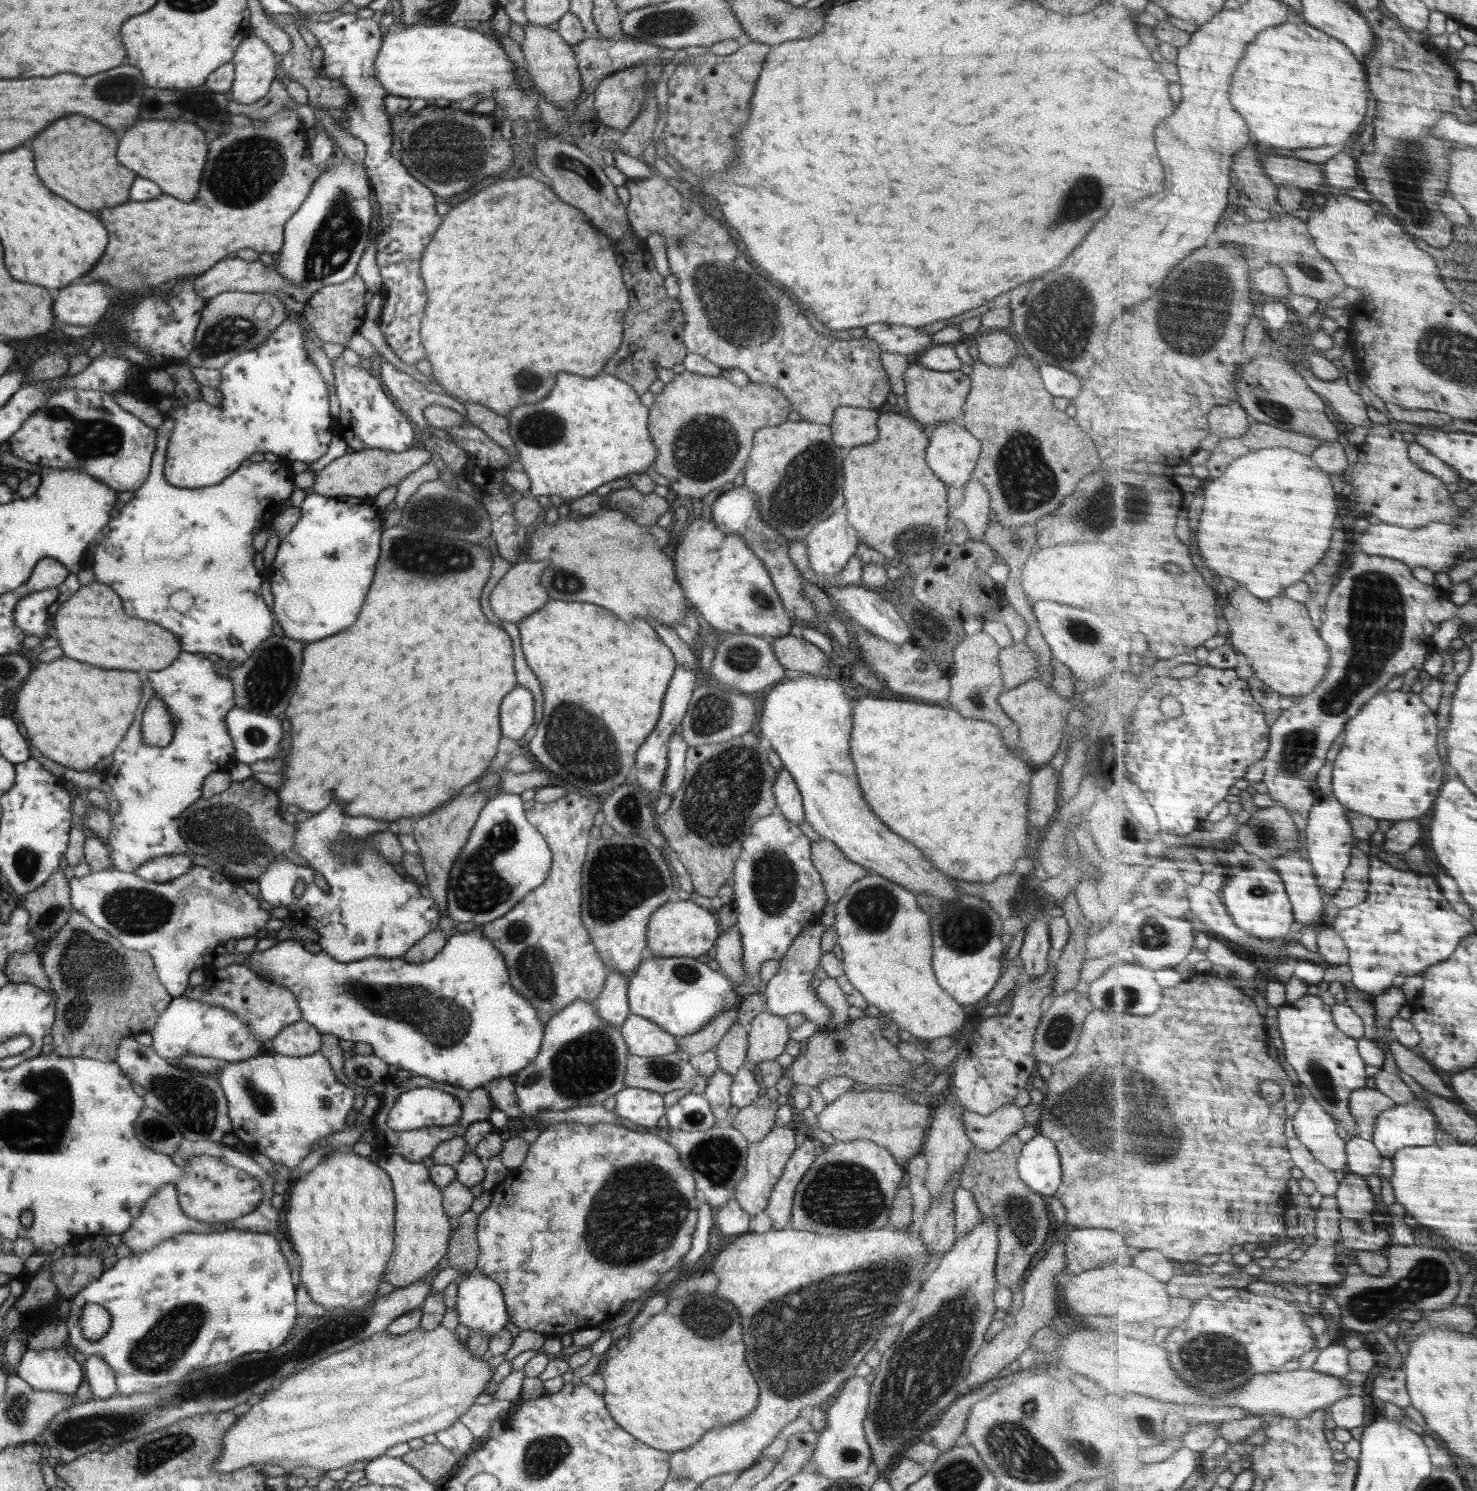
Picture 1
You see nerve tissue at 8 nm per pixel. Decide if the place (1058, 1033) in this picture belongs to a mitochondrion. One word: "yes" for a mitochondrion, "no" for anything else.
yes

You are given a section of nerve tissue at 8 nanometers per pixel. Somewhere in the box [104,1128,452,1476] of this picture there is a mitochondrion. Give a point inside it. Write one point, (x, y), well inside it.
(160, 1349)

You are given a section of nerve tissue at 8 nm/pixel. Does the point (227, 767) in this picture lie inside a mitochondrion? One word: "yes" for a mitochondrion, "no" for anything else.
no

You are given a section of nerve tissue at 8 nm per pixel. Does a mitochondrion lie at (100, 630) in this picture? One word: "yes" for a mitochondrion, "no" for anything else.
no

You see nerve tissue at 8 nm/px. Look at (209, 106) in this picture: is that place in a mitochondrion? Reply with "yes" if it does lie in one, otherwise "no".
yes

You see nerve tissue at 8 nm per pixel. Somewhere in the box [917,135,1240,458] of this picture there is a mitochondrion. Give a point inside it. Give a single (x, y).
(1201, 293)

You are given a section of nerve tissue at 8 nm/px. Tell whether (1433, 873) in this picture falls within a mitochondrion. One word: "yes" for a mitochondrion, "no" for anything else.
no

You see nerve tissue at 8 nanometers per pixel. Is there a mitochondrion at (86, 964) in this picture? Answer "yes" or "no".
yes

